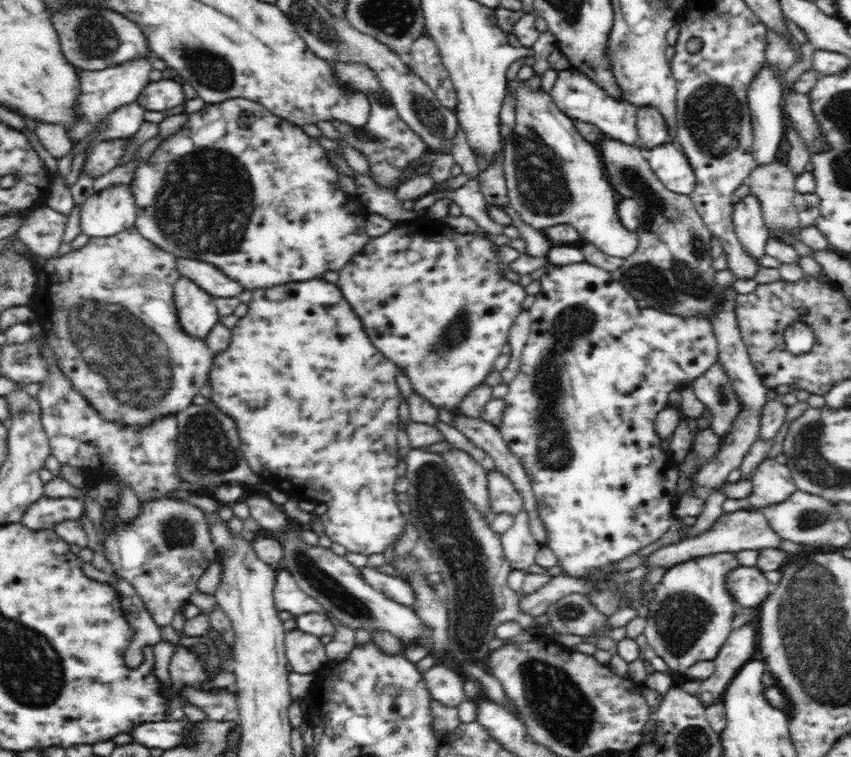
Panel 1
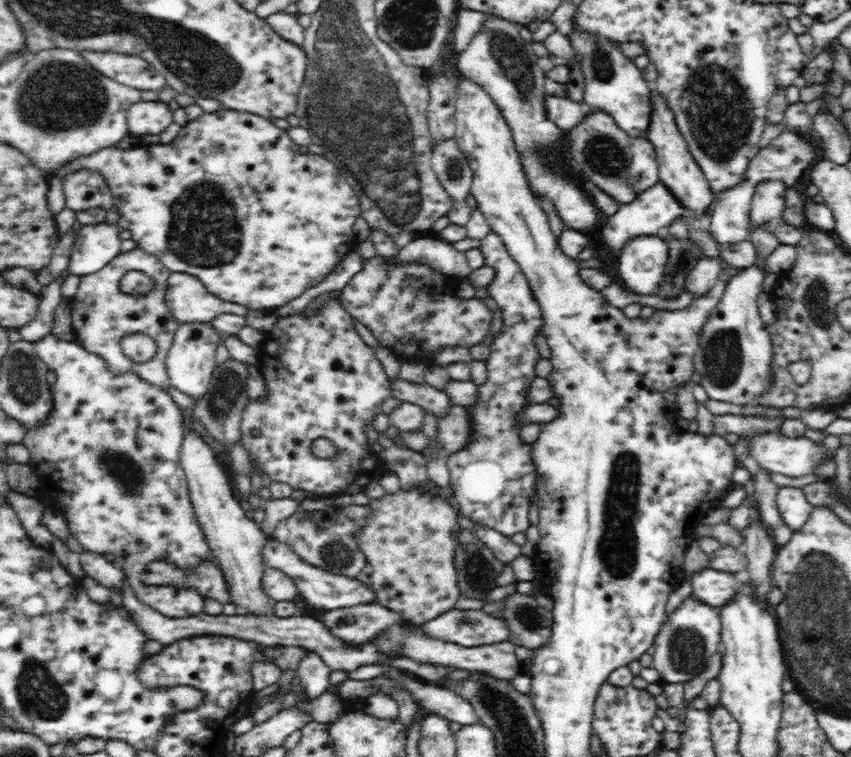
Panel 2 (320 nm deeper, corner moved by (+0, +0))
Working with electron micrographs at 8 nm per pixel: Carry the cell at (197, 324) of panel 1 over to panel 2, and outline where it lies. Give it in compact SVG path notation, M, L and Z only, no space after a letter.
M186 322L179 324L172 340L172 346L165 358L170 385L180 392L193 396L195 400L202 400L211 386L216 364L216 348L222 343L222 337L210 323Z

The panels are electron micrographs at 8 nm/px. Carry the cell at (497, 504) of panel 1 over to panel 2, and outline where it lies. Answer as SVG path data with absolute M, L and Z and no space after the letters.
M491 231L481 242L479 250L484 255L483 267L490 267L496 271L494 280L487 284L482 294L492 298L492 301L498 305L498 309L502 311L503 326L489 346L490 354L485 360L488 378L484 384L478 385L476 402L466 408L471 420L471 437L463 449L452 453L447 458L447 469L450 473L450 496L455 499L460 512L475 524L493 528L500 534L510 537L528 530L530 502L536 494L536 463L532 457L532 445L520 439L521 426L516 416L529 404L526 394L528 394L530 383L537 376L536 364L541 358L534 340L536 340L536 334L542 331L544 321L542 321L539 303L533 296L526 276L506 251L506 246L502 243L500 236Z

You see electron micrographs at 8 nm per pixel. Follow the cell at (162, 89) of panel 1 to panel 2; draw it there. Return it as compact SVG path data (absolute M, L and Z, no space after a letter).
M142 101L136 102L130 106L127 112L127 125L129 134L134 134L140 138L143 134L160 134L172 124L172 110L168 104L162 101Z

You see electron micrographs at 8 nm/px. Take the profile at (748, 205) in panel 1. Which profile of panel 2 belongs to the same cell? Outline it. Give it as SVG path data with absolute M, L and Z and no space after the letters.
M756 266L738 271L738 274L726 286L720 303L715 310L712 310L710 318L704 323L700 331L699 349L694 353L693 359L695 373L700 376L700 382L697 384L704 387L709 398L740 404L740 406L750 406L750 404L756 405L756 400L762 394L766 394L766 390L773 384L772 341L761 320L758 307L758 299L763 297L762 286L767 274Z

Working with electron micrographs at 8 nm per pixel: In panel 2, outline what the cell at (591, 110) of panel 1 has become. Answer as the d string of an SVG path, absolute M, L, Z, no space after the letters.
M545 95L544 108L547 117L566 132L586 119L590 112L584 103L554 95Z

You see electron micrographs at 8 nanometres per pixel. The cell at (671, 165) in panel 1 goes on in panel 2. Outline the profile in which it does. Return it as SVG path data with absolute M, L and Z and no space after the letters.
M658 180L654 186L650 186L646 192L636 196L632 202L619 204L619 209L605 220L598 233L606 248L618 259L622 250L634 238L663 235L666 227L682 214L686 214L686 208L674 198L664 183Z

